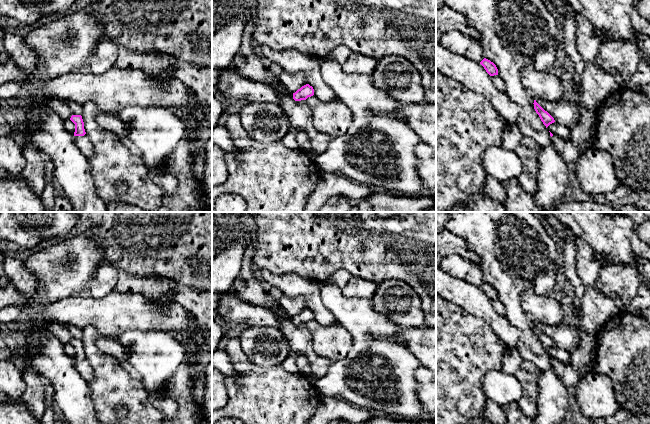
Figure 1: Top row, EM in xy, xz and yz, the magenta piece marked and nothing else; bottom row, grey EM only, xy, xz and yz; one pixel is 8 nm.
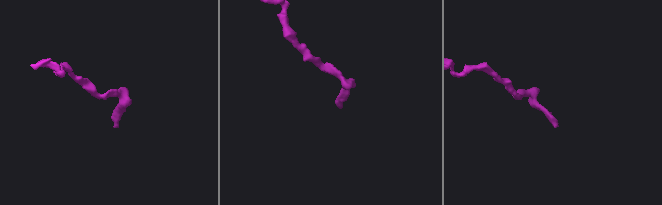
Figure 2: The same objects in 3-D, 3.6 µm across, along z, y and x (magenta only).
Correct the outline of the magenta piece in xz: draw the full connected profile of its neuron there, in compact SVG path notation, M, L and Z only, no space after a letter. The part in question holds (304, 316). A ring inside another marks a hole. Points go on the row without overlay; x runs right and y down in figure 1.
M309 308L302 310L295 317L293 317L293 323L295 325L306 324L308 321L314 319L314 313Z

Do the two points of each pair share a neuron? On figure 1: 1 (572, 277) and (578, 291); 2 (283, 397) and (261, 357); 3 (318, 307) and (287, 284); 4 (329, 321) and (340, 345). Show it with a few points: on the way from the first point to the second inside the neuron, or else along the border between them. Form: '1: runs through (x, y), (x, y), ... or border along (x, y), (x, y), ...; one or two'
1: runs through (574, 280), (578, 288); one
2: border along (246, 356), (253, 363), (263, 367), (280, 365); two
3: runs through (311, 299), (295, 285); one
4: border along (313, 319), (324, 326), (338, 325); two

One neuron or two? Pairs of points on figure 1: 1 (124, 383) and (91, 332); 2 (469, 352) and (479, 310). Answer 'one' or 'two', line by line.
1: one
2: two

